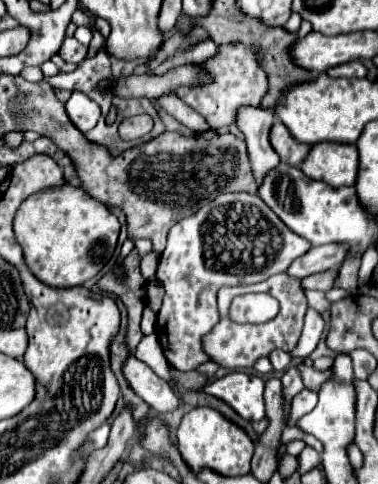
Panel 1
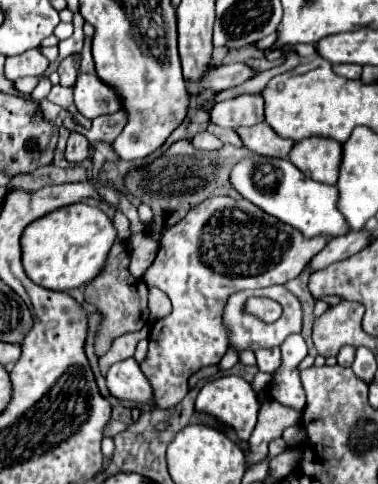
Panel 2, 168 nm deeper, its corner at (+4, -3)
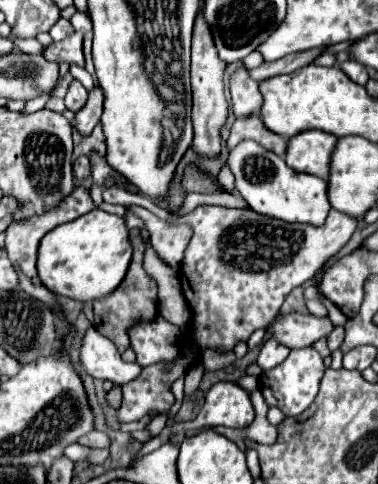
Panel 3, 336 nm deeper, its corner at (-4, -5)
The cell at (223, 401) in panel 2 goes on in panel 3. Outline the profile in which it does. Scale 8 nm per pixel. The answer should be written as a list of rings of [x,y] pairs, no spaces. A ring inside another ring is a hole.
[[[218,382],[206,394],[206,402],[192,422],[194,428],[228,426],[246,428],[254,420],[254,408],[248,392],[232,382]]]

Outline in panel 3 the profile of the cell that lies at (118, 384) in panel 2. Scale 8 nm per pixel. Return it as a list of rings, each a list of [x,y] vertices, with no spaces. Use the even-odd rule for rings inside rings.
[[[90,326],[82,338],[80,362],[92,378],[112,380],[118,386],[124,386],[128,380],[134,380],[142,372],[136,362],[122,362],[114,342],[102,336],[94,326]]]

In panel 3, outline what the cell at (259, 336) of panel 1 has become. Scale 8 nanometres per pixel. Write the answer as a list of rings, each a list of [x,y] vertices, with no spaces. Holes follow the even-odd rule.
[[[286,314],[276,318],[272,324],[274,338],[288,348],[312,346],[320,338],[328,338],[334,324],[330,318],[318,318],[314,314]]]

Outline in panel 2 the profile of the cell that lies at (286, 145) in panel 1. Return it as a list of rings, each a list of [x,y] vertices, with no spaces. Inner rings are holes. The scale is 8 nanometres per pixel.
[[[260,122],[252,128],[236,130],[244,142],[244,146],[260,156],[272,156],[272,158],[288,158],[288,152],[292,150],[294,142],[280,138],[266,122]]]

